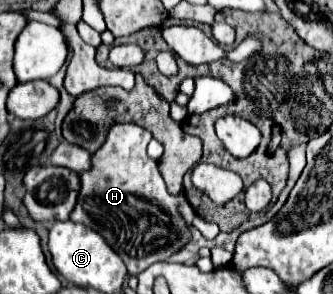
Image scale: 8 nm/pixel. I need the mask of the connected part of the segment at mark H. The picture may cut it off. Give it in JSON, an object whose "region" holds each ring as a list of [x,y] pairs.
{"region":[[[133,122],[113,124],[107,142],[93,154],[93,170],[81,174],[81,194],[71,214],[73,222],[93,228],[107,240],[131,276],[141,274],[155,262],[165,262],[191,242],[189,226],[179,212],[185,196],[167,192],[157,160],[147,154],[151,138],[151,132]]]}

